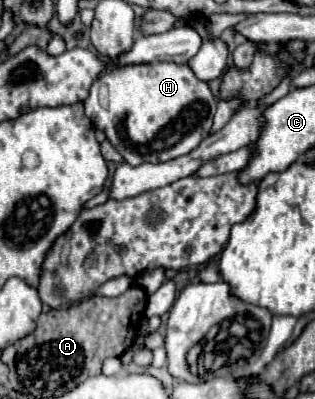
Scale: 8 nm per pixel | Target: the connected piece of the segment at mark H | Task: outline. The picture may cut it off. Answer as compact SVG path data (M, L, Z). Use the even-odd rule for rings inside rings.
M149 63L149 65L127 65L99 77L83 101L85 115L93 125L105 131L107 139L121 153L129 165L139 163L165 163L181 155L191 153L199 141L211 133L213 117L217 111L217 97L211 93L209 83L195 79L195 73L187 65L177 63Z

